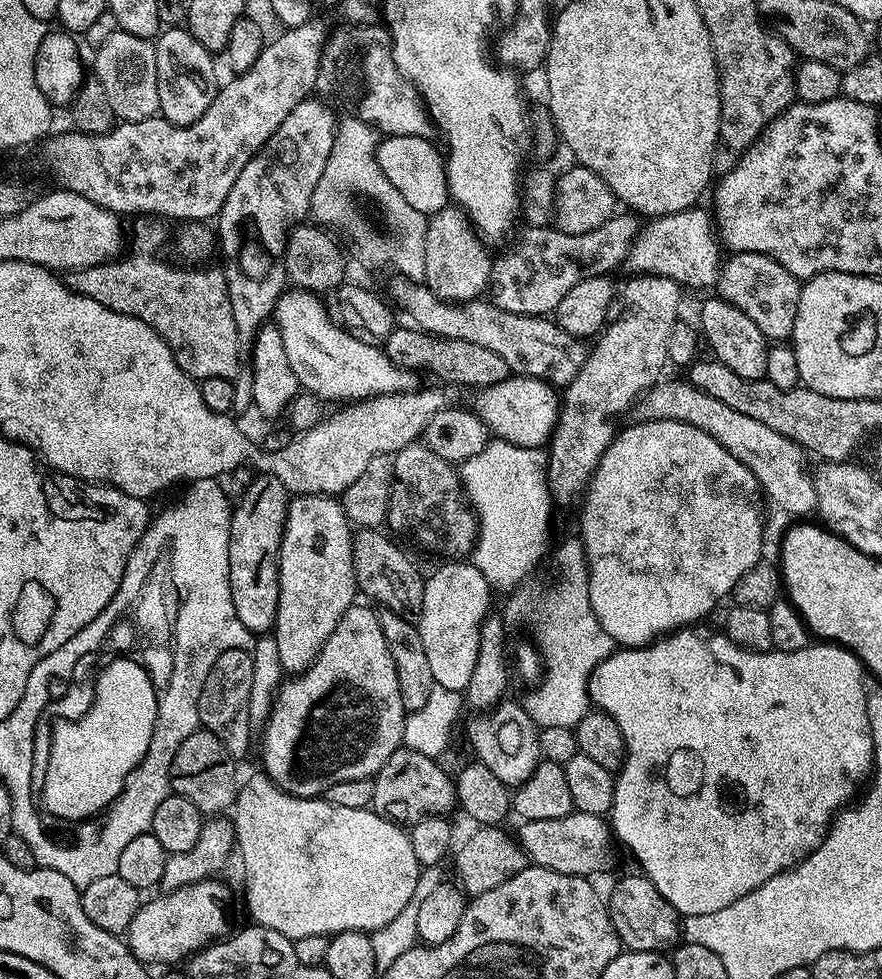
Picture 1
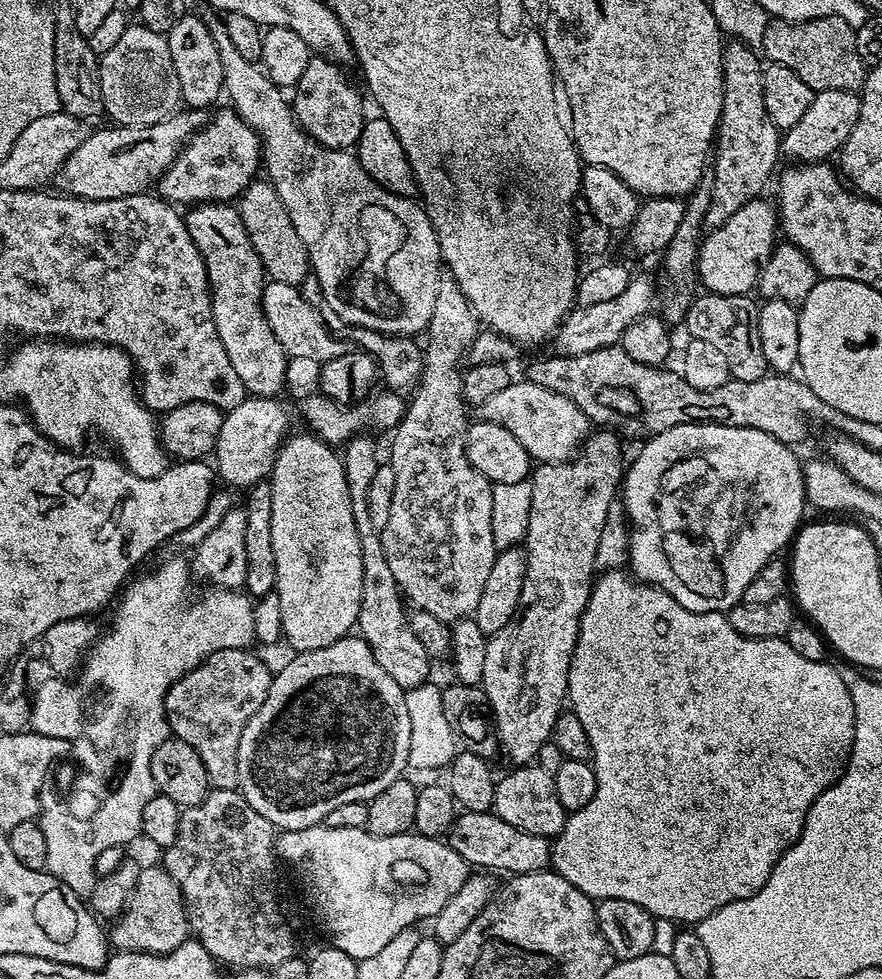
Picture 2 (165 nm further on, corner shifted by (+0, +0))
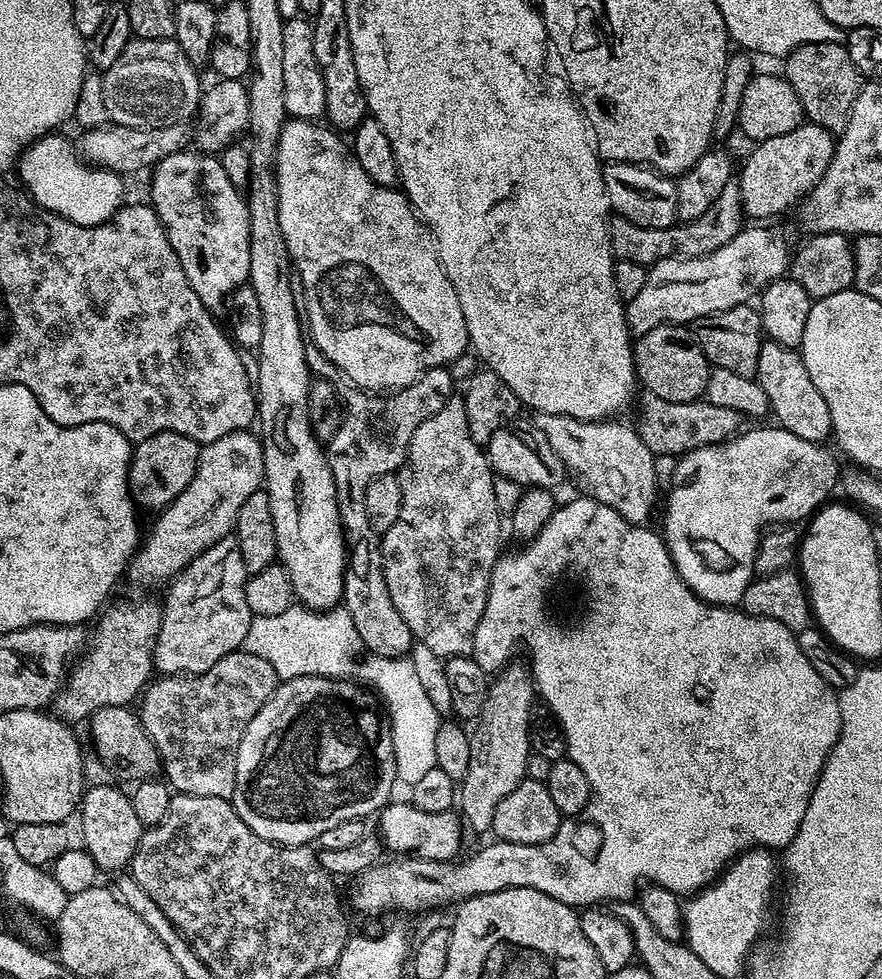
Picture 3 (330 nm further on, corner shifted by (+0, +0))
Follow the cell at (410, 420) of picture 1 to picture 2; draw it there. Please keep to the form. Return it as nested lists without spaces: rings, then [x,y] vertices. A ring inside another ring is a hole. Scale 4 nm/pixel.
[[[514,380],[508,384],[501,392],[494,394],[488,398],[486,402],[478,406],[479,419],[492,422],[494,425],[502,426],[510,434],[514,434],[514,438],[526,446],[528,456],[532,457],[537,463],[564,463],[572,459],[579,453],[584,441],[590,435],[590,422],[586,418],[586,414],[582,414],[582,410],[575,406],[572,399],[562,397],[562,394],[556,394],[552,390],[547,390],[544,386],[538,386],[529,380]]]

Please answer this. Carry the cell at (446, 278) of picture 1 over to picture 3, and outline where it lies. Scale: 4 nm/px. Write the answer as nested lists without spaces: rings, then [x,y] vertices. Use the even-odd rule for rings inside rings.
[[[452,395],[442,406],[442,410],[438,410],[438,414],[430,414],[430,418],[426,418],[426,422],[422,422],[422,426],[418,426],[418,430],[414,430],[414,438],[410,438],[410,446],[408,447],[408,459],[404,461],[404,466],[398,475],[402,486],[402,514],[398,514],[398,522],[394,526],[390,526],[390,530],[386,530],[379,537],[380,557],[384,559],[386,590],[390,590],[390,599],[394,602],[394,607],[397,608],[398,614],[402,614],[406,626],[410,626],[413,641],[430,646],[430,650],[434,650],[434,654],[438,654],[442,658],[471,656],[474,630],[482,618],[482,610],[486,610],[492,568],[502,555],[502,549],[500,549],[502,513],[498,510],[498,502],[494,502],[496,476],[488,462],[485,449],[470,438],[470,426],[466,426],[466,406],[459,395]]]

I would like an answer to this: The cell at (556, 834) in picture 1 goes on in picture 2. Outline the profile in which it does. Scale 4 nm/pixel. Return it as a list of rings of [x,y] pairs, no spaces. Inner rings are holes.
[[[461,811],[457,815],[456,821],[452,823],[450,843],[453,850],[473,869],[492,870],[488,868],[497,868],[500,872],[508,872],[507,874],[545,871],[554,856],[554,848],[550,843],[549,837],[526,834],[526,830],[514,830],[514,826],[509,826],[507,822],[502,822],[502,818],[498,818],[491,811],[484,813]]]

